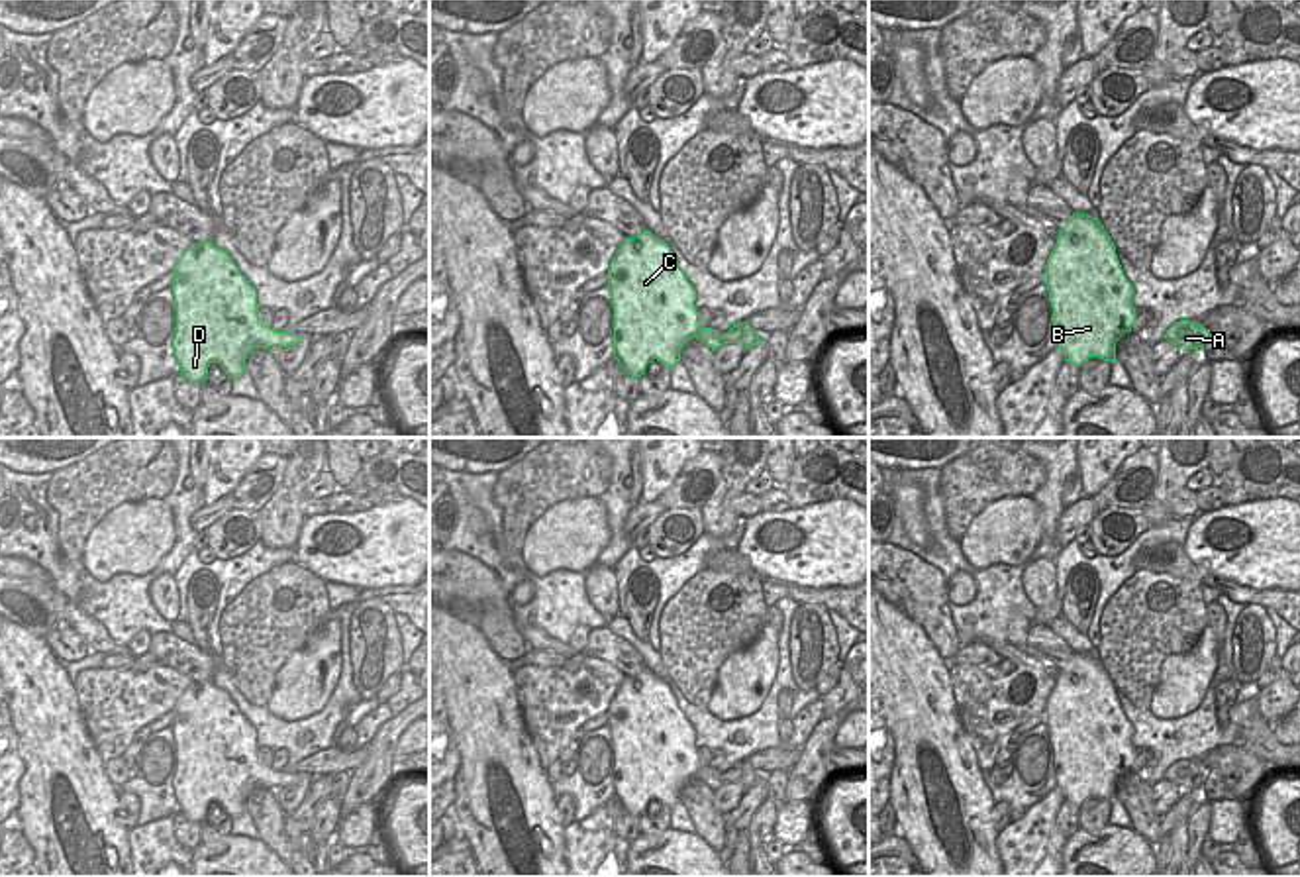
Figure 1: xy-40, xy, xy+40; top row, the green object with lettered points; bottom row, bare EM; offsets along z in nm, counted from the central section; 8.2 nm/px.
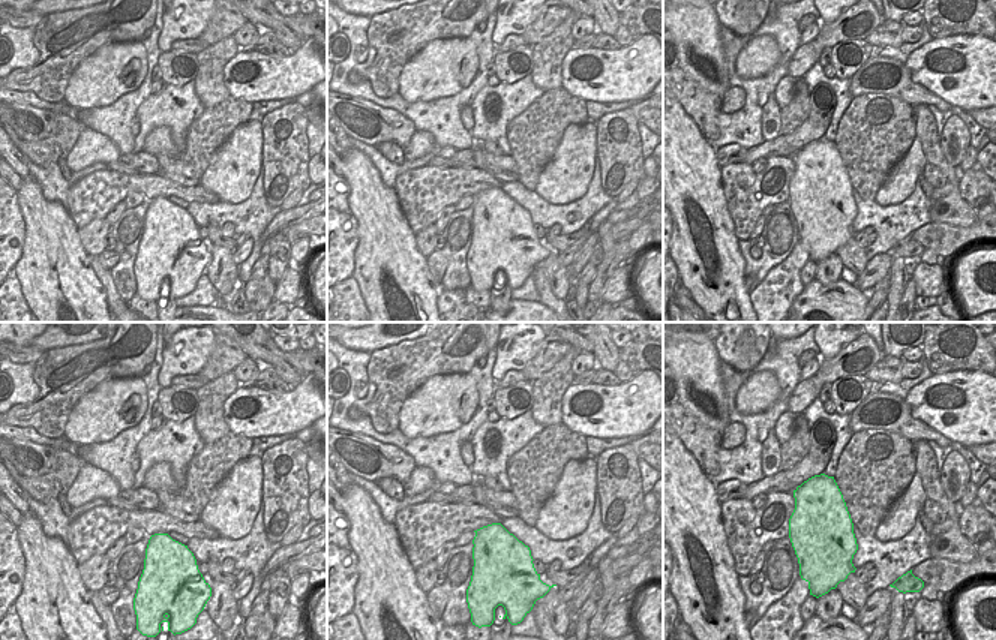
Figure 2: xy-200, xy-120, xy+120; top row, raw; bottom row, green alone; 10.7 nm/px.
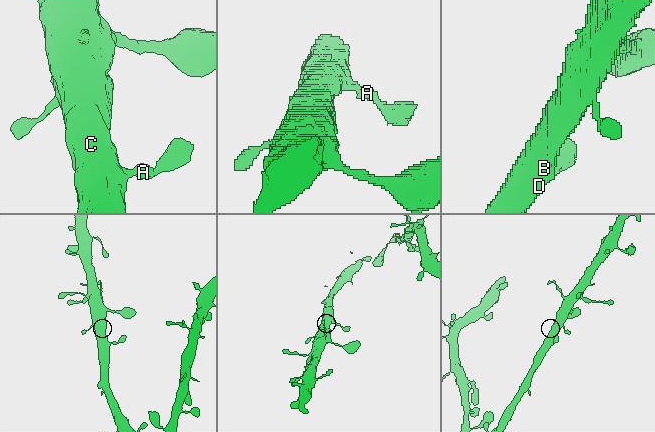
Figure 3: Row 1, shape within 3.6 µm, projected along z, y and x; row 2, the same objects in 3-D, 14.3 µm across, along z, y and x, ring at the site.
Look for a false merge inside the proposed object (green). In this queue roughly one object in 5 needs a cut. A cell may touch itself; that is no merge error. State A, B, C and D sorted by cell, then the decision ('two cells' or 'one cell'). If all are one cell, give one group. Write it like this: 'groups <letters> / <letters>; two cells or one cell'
groups A B C D; one cell

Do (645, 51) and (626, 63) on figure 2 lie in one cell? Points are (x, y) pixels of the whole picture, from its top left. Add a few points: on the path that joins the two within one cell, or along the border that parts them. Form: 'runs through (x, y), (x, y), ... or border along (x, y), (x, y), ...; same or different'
runs through (641, 56), (630, 63); same

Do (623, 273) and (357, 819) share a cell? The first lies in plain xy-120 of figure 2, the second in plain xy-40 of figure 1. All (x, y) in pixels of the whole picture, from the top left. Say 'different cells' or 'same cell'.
same cell

